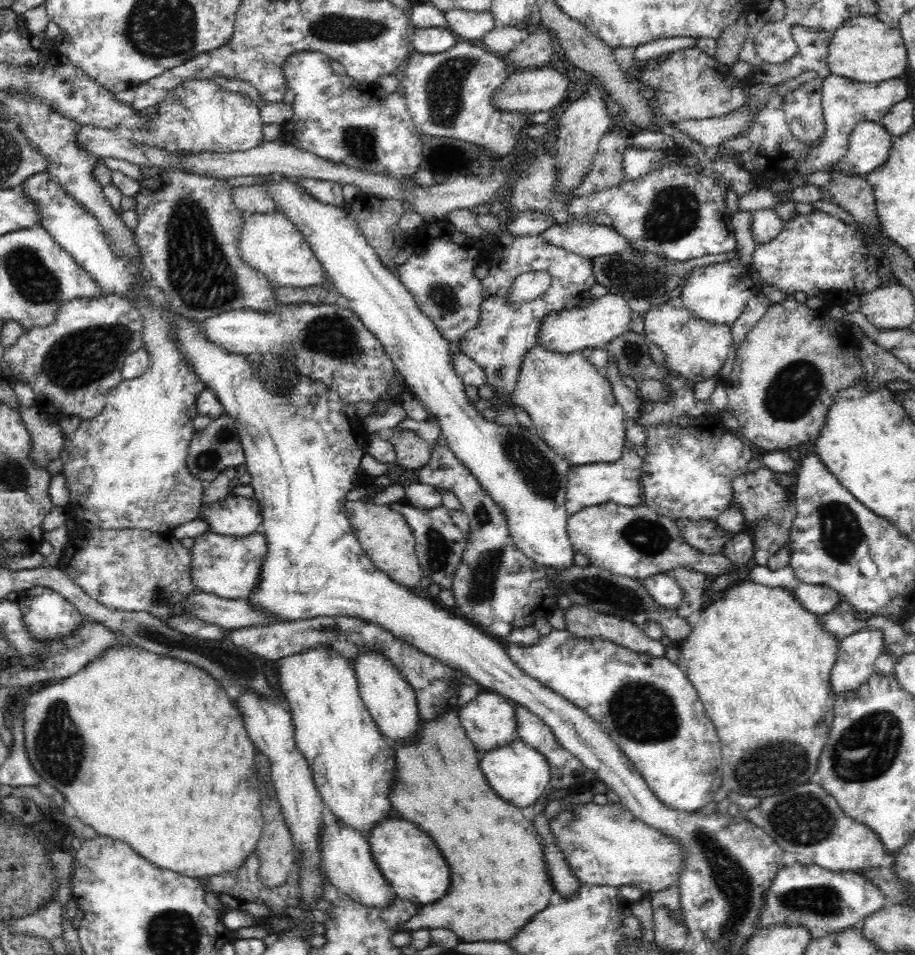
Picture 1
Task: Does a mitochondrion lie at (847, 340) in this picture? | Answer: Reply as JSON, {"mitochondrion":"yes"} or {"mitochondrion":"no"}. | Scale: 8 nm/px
{"mitochondrion":"no"}

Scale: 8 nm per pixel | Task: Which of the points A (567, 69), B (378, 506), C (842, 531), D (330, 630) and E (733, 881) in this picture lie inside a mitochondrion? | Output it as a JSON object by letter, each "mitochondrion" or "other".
{"A":"other","B":"other","C":"mitochondrion","D":"mitochondrion","E":"mitochondrion"}

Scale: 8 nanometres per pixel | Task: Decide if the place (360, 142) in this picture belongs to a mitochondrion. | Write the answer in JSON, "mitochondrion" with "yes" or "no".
{"mitochondrion":"yes"}

